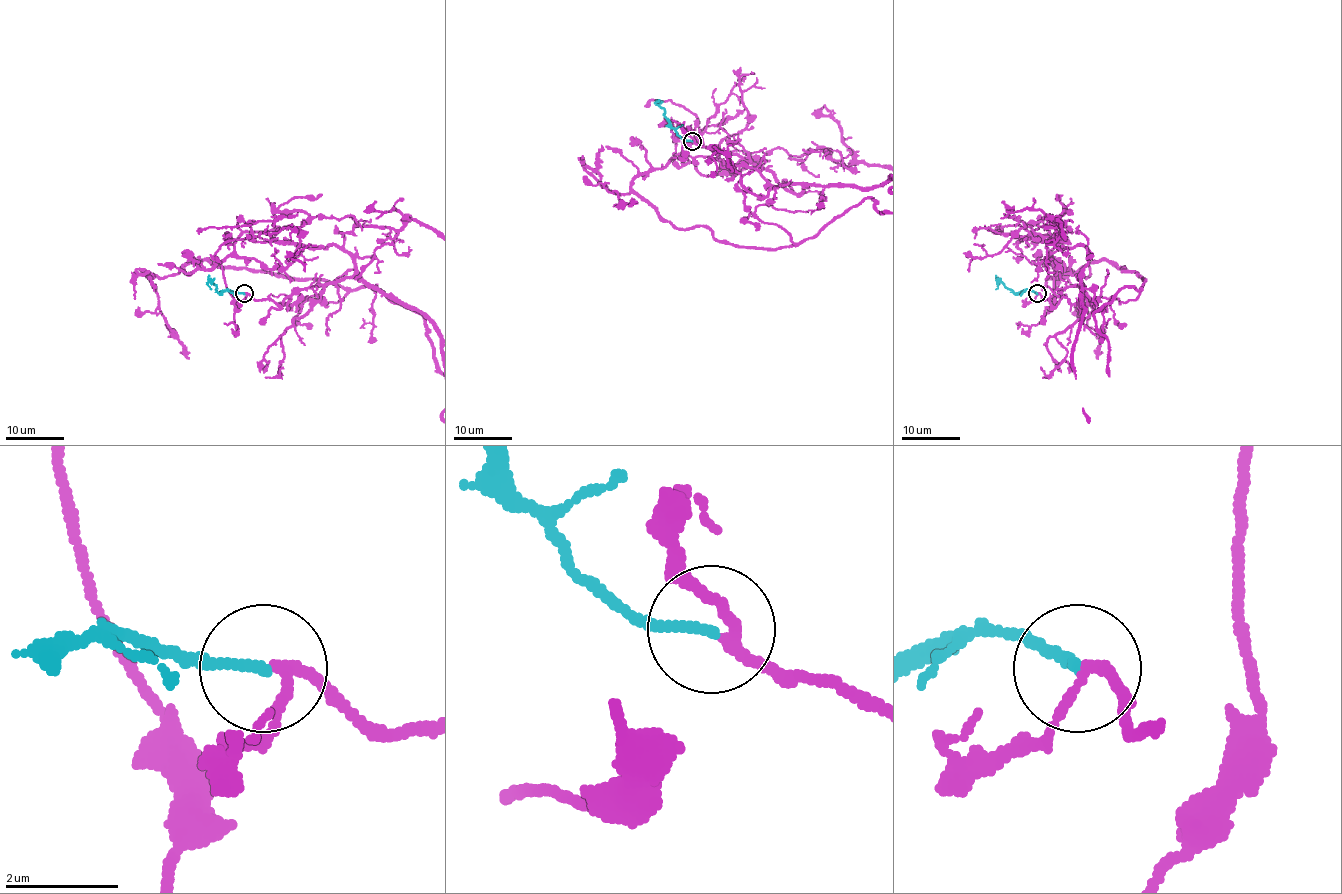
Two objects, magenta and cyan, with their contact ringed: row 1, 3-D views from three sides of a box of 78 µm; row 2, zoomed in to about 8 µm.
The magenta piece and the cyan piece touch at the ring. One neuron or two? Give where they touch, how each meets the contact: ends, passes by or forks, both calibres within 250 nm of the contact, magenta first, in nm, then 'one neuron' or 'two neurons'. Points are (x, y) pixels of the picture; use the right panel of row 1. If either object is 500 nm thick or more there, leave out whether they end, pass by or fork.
place (1037, 293); magenta passes by; cyan ends; calibres 160 and 180 nm; one neuron

